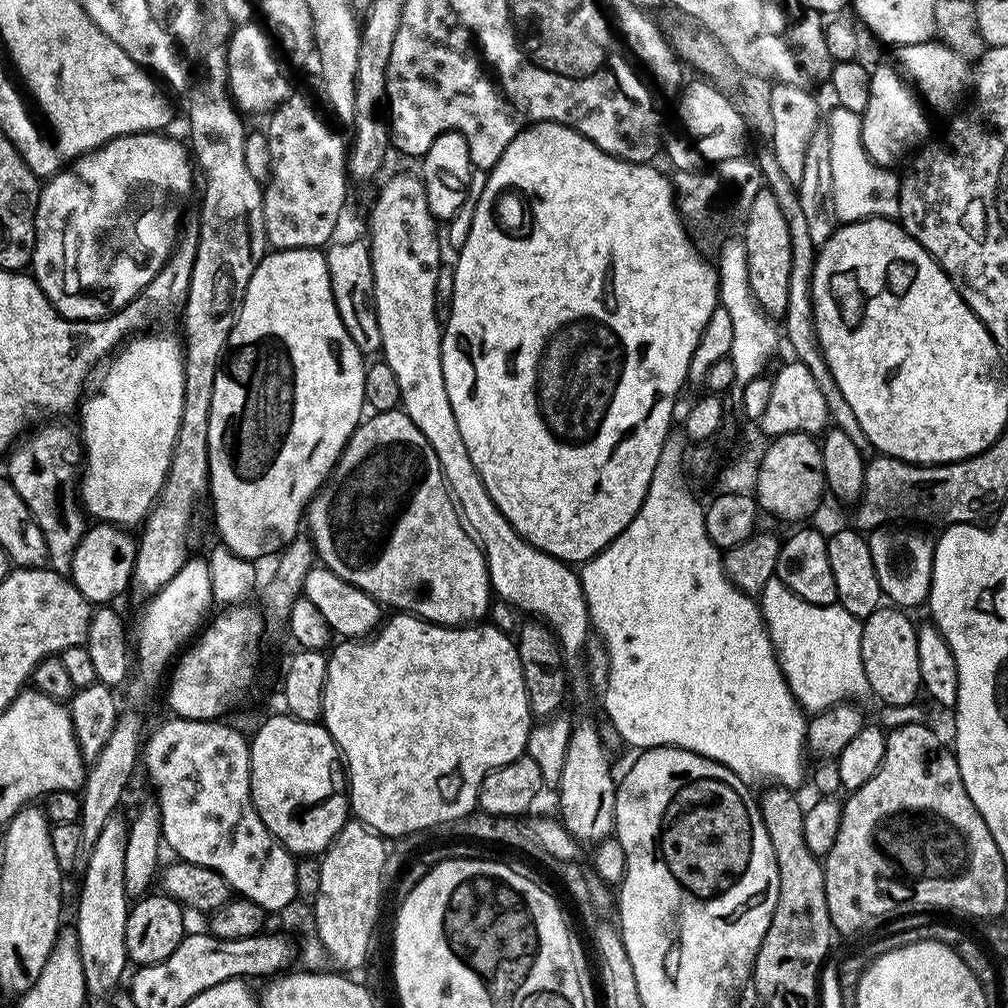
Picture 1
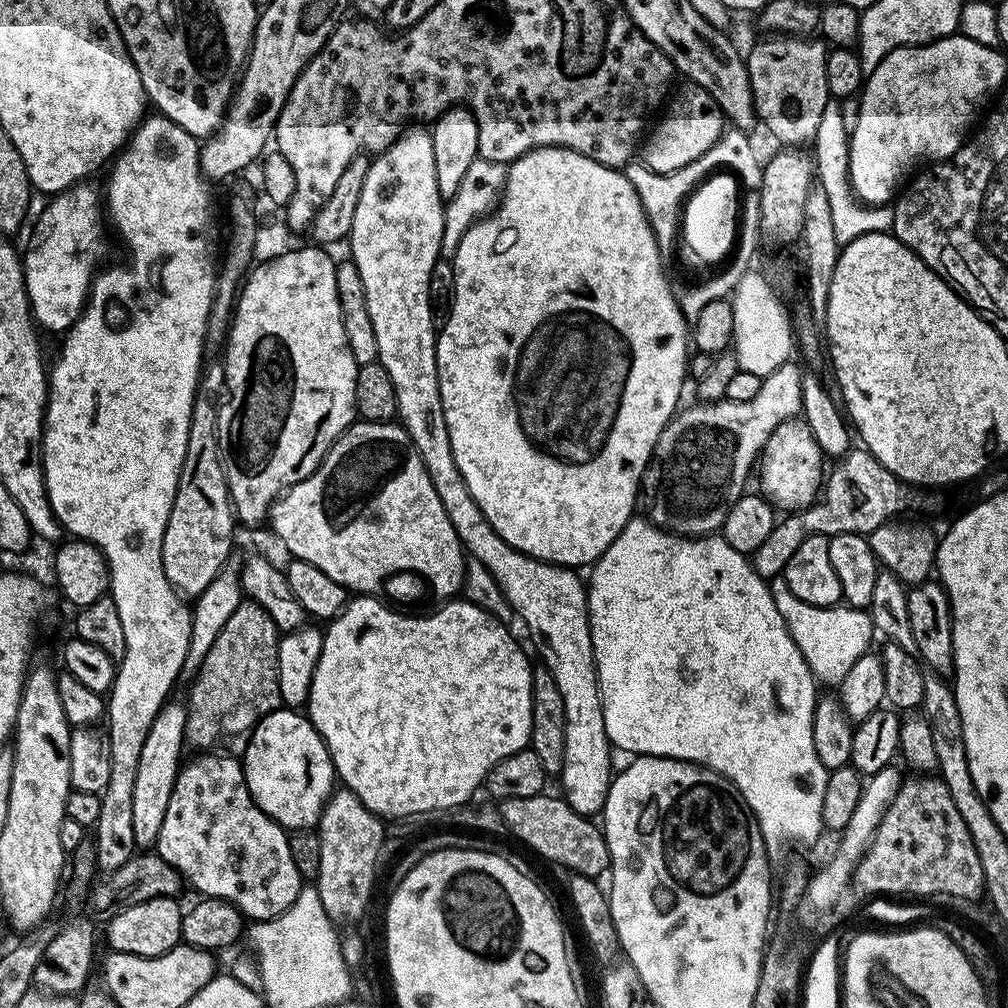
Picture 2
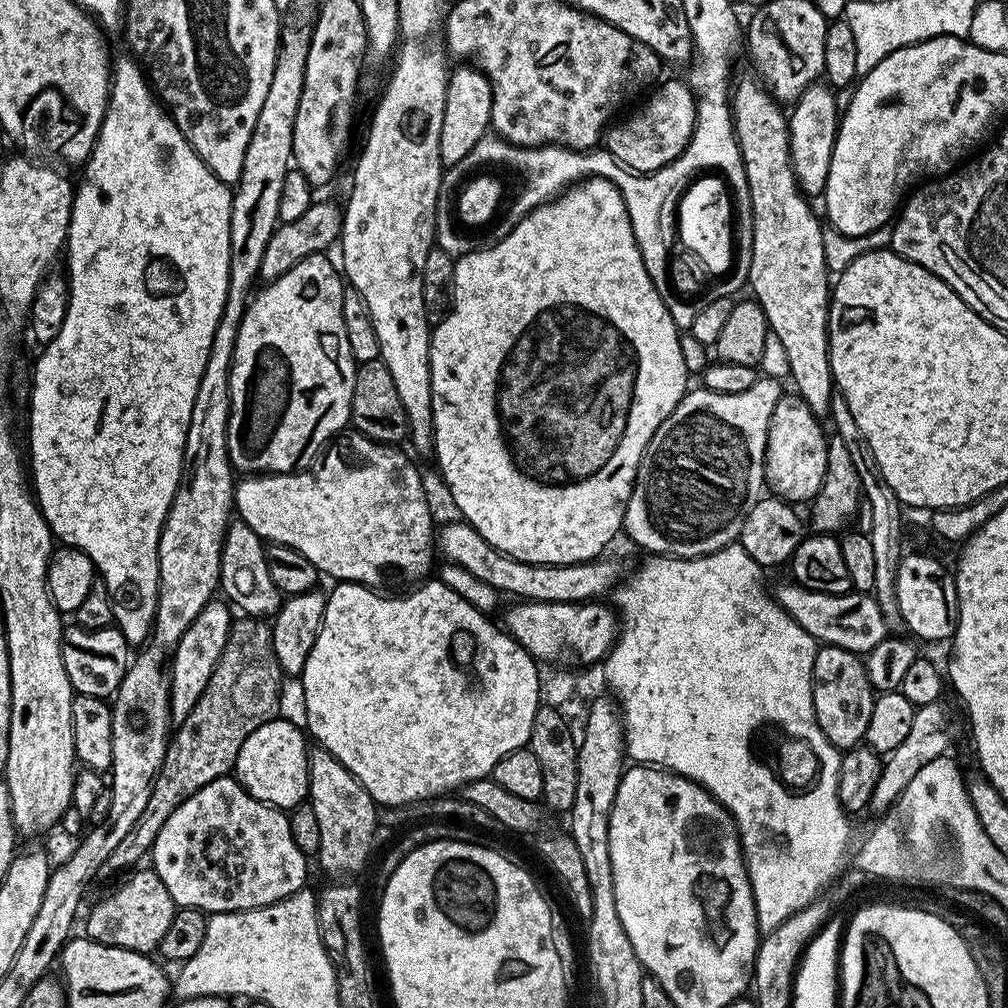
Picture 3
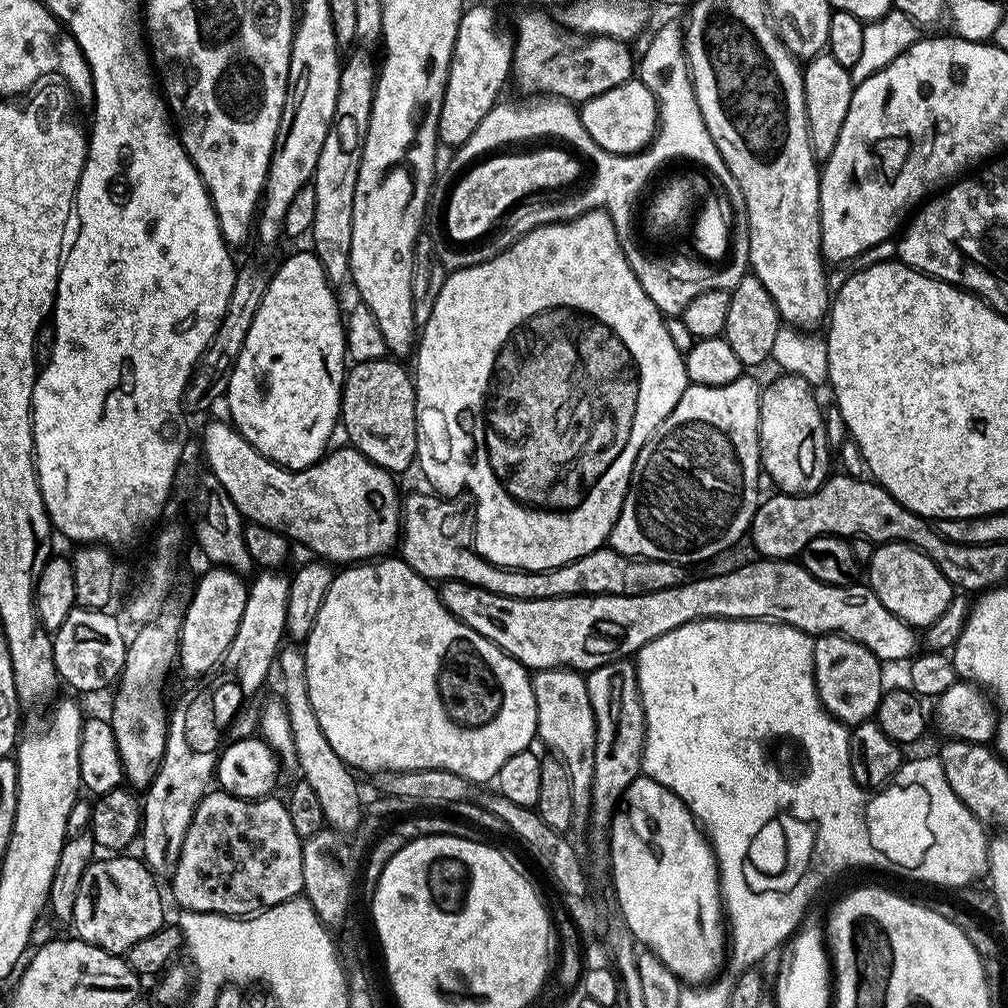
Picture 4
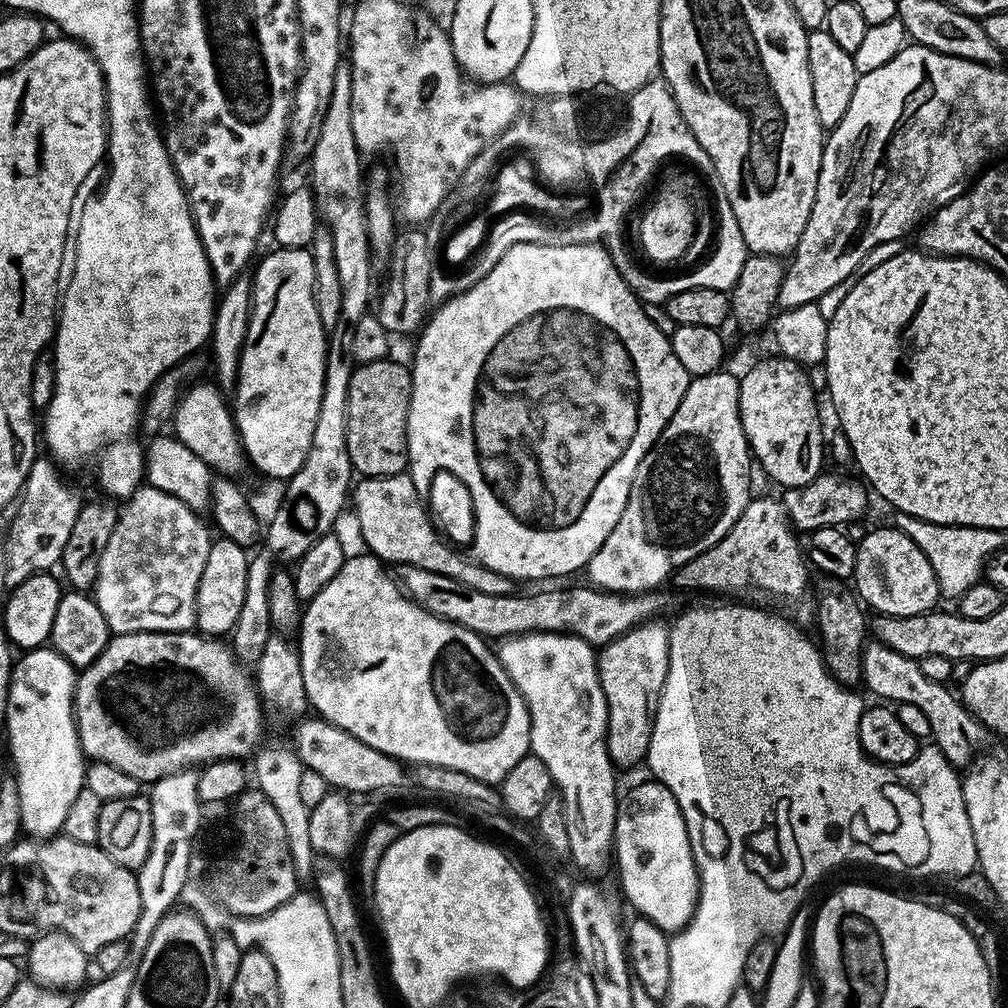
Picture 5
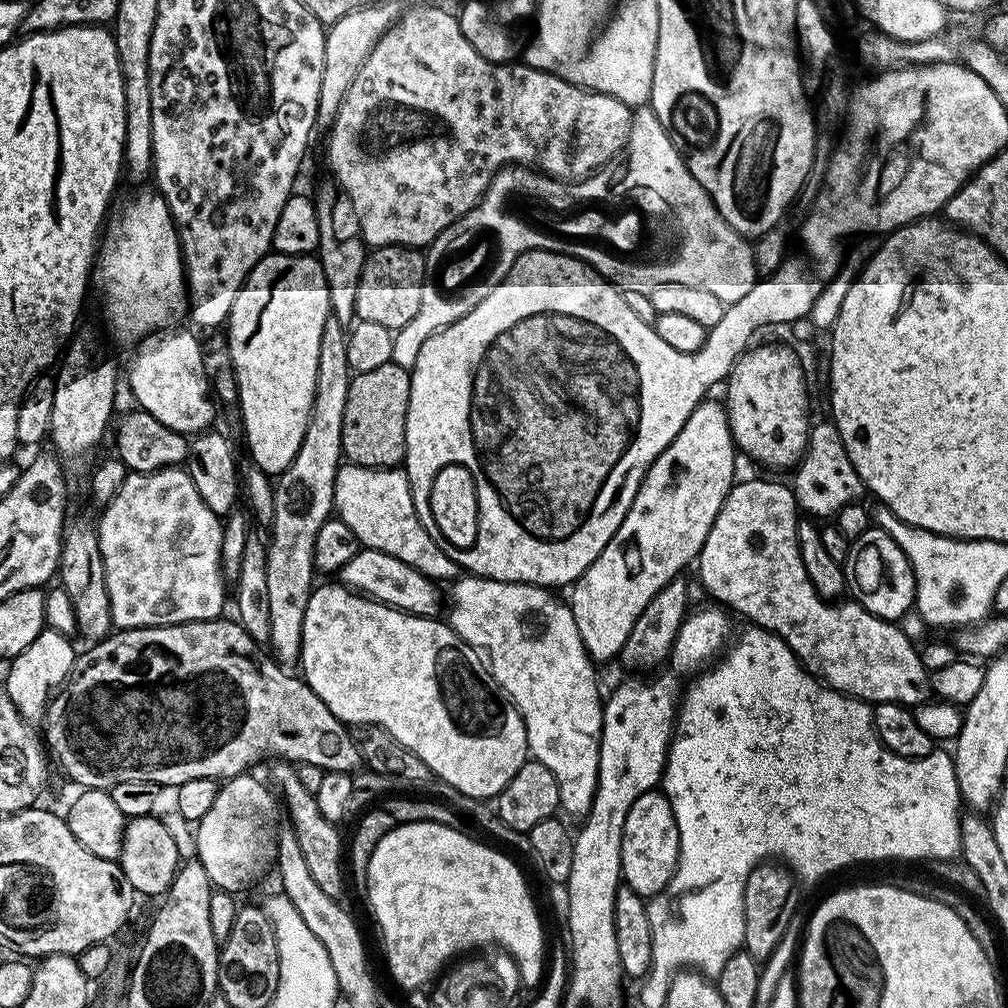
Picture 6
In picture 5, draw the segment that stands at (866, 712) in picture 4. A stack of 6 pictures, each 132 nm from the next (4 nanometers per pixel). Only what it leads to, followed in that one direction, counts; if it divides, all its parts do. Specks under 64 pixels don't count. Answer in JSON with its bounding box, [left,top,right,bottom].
[816,578,866,686]

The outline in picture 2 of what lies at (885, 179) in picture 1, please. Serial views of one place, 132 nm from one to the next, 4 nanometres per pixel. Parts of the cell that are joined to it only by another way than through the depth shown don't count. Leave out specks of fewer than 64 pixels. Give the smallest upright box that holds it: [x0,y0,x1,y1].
[814,102,892,245]

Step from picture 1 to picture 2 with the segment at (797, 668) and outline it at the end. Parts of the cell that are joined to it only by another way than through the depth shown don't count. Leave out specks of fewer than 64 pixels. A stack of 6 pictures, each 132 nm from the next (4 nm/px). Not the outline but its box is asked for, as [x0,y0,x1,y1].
[790,604,873,678]

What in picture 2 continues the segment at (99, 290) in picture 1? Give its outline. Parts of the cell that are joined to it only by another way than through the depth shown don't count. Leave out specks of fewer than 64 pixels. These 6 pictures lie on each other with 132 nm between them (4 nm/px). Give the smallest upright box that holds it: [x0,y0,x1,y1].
[22,182,106,334]

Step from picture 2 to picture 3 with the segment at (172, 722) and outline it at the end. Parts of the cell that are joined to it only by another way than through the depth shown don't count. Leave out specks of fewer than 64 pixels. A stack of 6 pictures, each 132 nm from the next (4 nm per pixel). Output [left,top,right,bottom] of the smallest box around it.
[170,602,234,725]

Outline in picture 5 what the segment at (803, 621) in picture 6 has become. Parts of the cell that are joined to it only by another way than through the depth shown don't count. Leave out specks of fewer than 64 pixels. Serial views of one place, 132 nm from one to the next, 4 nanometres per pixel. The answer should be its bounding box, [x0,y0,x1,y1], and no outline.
[670,499,990,769]

